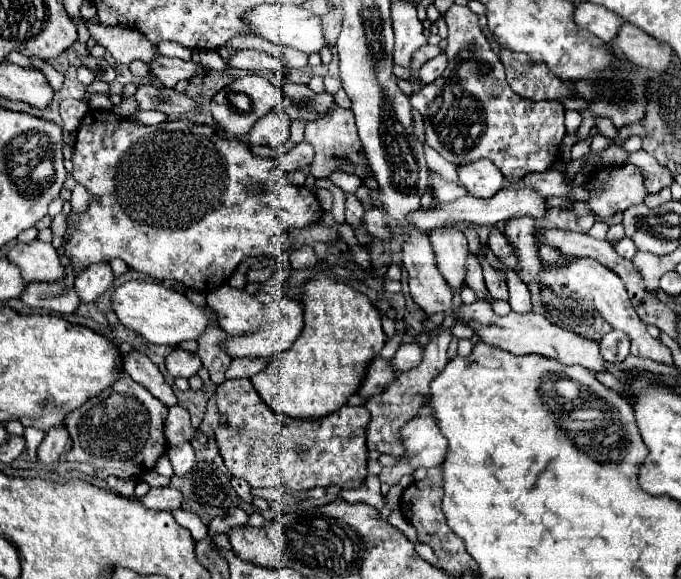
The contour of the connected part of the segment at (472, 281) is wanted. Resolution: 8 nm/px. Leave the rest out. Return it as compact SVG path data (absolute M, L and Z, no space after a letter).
M469 254L469 260L467 260L467 286L475 292L477 300L489 300L485 280L481 274L481 264L473 254Z

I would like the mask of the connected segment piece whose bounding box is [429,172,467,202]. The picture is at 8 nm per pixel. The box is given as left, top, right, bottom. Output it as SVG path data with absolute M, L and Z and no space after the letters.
M429 172L429 184L433 188L433 194L435 194L435 202L453 202L461 196L467 194L467 190L463 190L461 186L457 184L449 184L449 182L443 182L439 174L433 174Z

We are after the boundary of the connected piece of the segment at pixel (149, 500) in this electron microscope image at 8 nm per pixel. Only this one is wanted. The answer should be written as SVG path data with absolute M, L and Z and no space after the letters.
M171 486L155 488L155 490L149 490L149 494L141 498L141 502L151 510L175 510L175 508L181 508L183 494Z

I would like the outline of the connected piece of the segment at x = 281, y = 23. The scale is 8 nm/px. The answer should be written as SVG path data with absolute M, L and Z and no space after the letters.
M261 4L255 10L249 10L245 14L245 20L249 22L251 30L275 44L283 44L283 46L291 46L297 48L301 52L307 54L315 54L321 52L323 48L331 48L331 44L327 42L323 28L321 28L321 16L313 14L311 10L299 8L299 6L287 6L287 4Z

